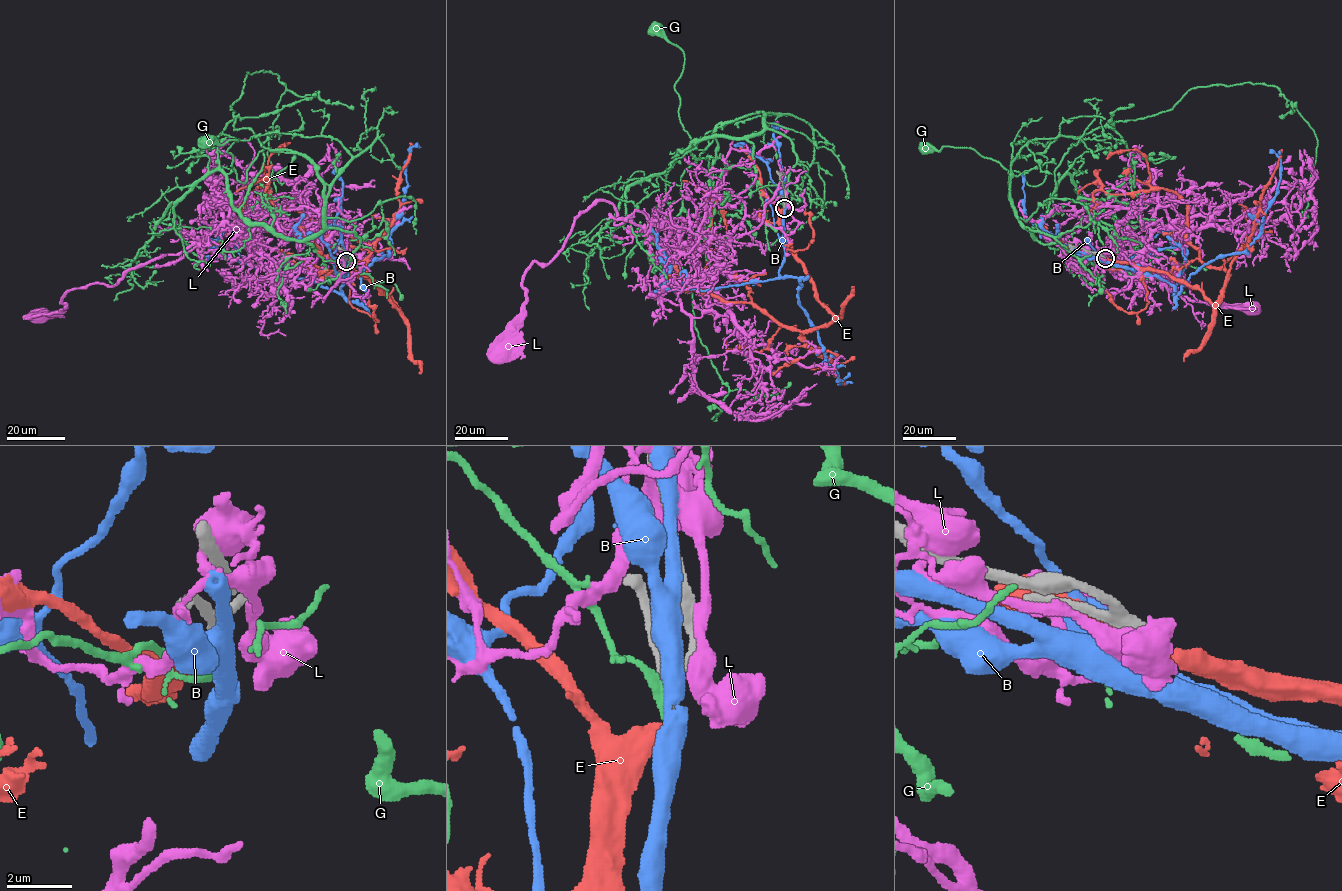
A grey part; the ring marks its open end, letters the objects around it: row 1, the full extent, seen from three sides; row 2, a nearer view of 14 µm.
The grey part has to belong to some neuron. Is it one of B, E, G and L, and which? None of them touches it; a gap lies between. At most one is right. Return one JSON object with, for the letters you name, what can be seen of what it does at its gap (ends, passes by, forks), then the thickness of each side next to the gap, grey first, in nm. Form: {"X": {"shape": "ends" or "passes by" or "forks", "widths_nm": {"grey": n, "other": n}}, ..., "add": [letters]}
{"add": []}

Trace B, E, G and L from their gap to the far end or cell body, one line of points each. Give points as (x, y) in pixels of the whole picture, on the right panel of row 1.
B: (1105, 260), (1158, 275), (1175, 297), (1206, 264), (1242, 253), (1259, 233), (1280, 176), (1280, 159), (1270, 149)
E: (1105, 258), (1168, 272), (1214, 304), (1228, 273), (1199, 258), (1172, 191), (1109, 194), (1092, 182), (1077, 194)
G: (1105, 259), (1041, 244), (1017, 215), (1014, 160), (1041, 154), (1046, 178), (1030, 186), (969, 148), (926, 148)
L: (1104, 258), (1083, 251), (1137, 274), (1144, 229), (1098, 260), (1118, 277), (1249, 309)

